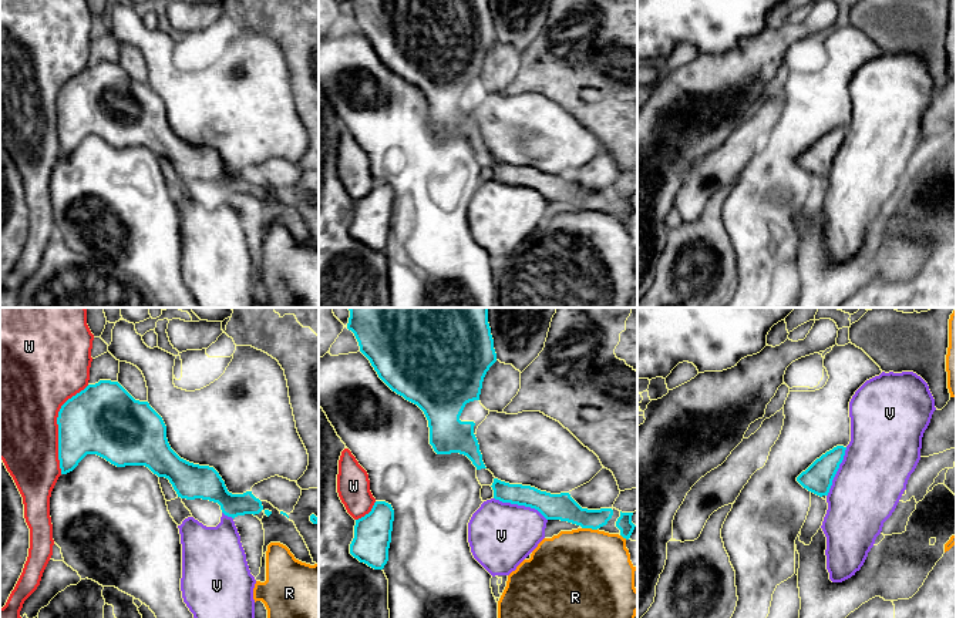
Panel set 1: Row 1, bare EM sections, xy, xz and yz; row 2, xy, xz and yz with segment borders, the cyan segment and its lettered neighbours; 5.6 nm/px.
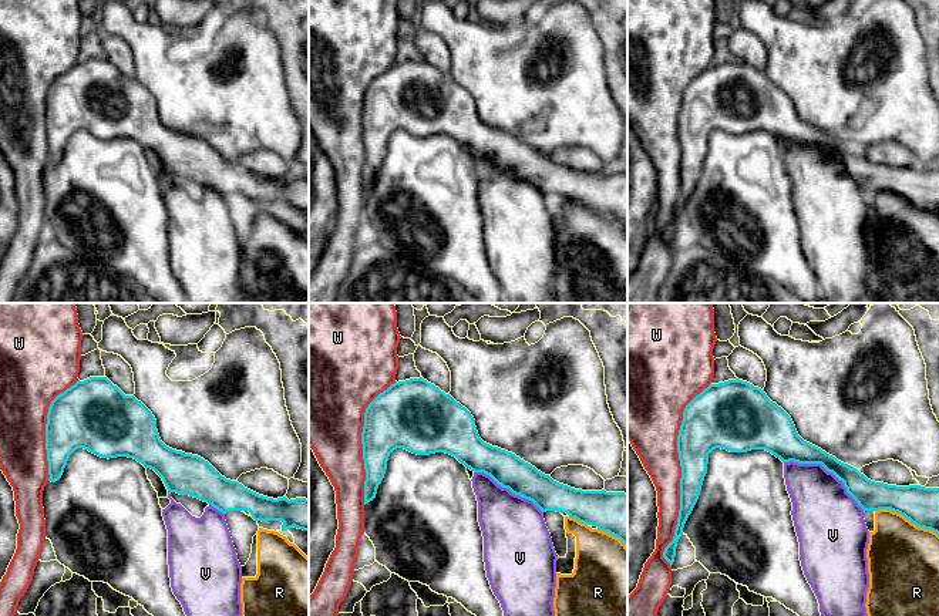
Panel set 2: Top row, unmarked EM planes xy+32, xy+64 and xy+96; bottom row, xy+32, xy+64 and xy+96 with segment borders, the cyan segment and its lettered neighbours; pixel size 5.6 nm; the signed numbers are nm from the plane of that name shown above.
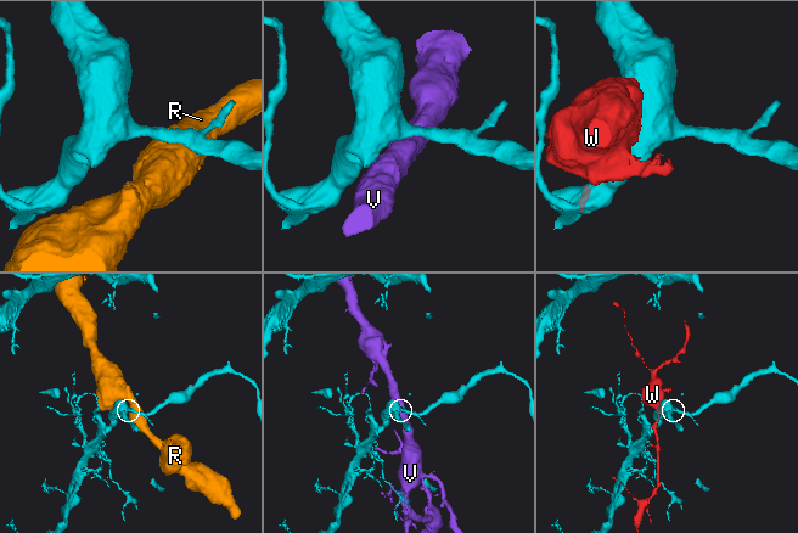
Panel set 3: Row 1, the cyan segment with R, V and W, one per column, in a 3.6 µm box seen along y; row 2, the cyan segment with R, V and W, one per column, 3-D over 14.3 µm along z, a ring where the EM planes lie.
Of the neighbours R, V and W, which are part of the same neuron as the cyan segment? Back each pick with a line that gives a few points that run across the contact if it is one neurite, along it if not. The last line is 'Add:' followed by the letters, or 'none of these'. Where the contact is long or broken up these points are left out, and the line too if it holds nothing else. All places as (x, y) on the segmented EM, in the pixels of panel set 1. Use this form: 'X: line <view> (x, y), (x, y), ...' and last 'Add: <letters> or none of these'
Add: none of these

